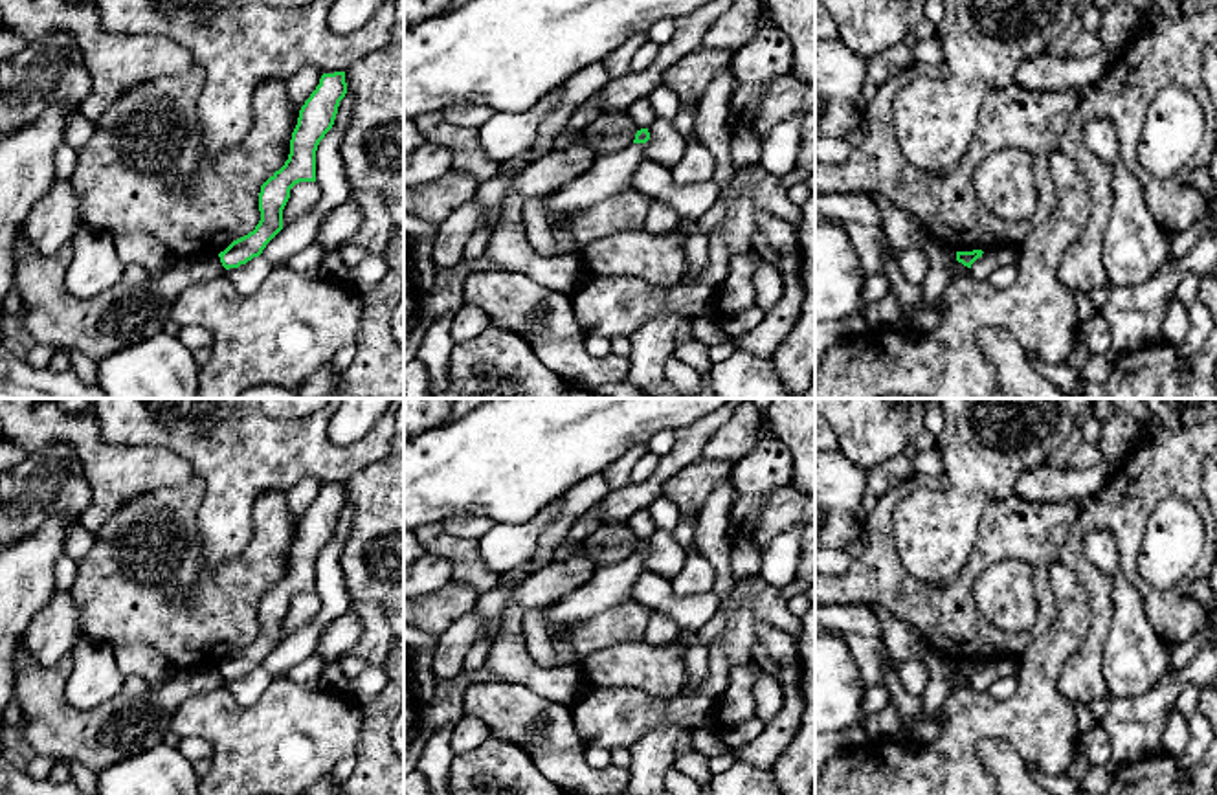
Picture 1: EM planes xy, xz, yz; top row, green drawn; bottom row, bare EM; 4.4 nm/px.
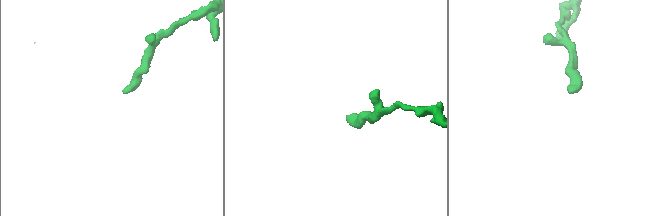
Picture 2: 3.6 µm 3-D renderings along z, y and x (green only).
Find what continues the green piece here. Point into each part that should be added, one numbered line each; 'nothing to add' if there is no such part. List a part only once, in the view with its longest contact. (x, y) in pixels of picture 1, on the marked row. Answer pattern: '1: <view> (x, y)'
nothing to add

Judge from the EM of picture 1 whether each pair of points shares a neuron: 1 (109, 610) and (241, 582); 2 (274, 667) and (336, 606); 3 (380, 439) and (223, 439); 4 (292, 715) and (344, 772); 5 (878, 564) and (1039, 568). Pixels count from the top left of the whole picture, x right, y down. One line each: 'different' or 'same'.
1: same
2: same
3: same
4: different
5: same

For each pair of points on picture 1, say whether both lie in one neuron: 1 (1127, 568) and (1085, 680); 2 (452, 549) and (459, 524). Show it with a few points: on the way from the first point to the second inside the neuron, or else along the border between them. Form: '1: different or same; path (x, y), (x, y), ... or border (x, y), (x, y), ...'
1: same; path (1100, 522), (1076, 535), (1076, 560), (1100, 625)
2: different; border (441, 522), (450, 535), (478, 540)

